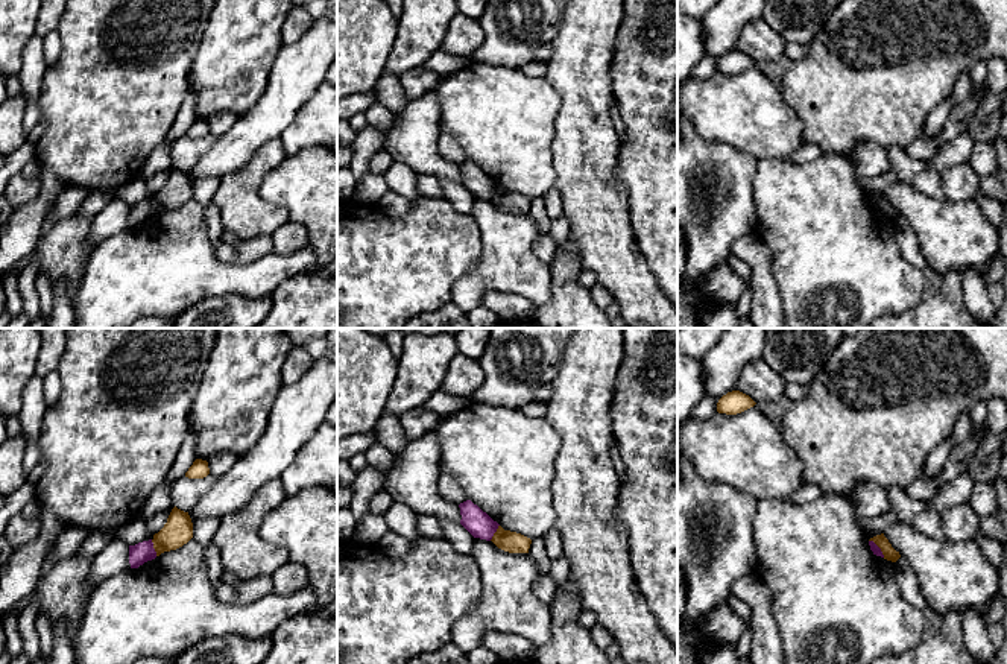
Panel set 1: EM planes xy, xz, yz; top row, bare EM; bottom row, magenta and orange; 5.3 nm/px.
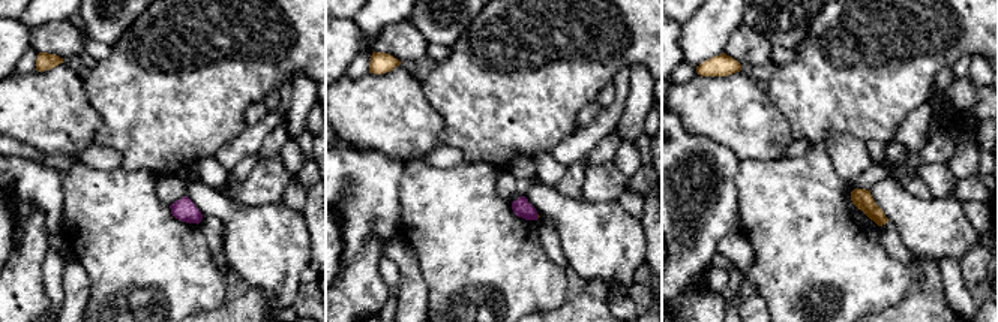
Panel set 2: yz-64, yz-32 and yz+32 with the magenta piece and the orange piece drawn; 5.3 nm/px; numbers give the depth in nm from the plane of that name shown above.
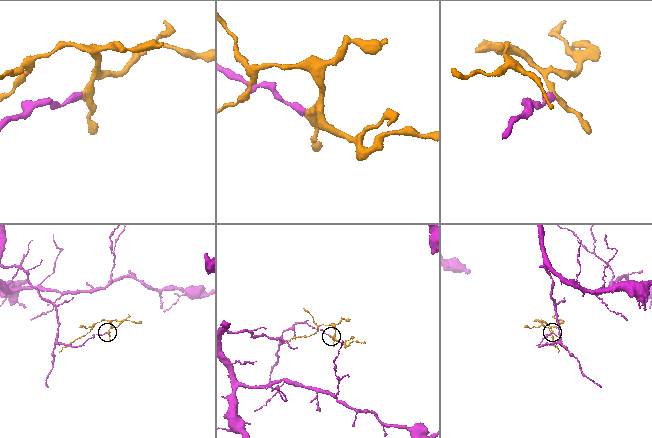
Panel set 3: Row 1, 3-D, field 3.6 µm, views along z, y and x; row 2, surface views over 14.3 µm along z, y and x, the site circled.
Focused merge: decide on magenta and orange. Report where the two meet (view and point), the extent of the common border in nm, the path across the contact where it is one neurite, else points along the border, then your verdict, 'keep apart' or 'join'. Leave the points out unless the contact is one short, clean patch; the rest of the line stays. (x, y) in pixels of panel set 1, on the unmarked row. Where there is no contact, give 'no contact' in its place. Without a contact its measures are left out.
contact xy (152, 207); length 90 nm; border xy (151, 199), (157, 215); keep apart

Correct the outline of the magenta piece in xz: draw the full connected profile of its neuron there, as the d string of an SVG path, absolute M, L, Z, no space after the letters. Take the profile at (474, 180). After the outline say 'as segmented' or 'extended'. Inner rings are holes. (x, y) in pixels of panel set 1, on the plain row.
M471 160L460 163L459 167L462 175L460 184L474 198L491 201L500 184Z; as segmented

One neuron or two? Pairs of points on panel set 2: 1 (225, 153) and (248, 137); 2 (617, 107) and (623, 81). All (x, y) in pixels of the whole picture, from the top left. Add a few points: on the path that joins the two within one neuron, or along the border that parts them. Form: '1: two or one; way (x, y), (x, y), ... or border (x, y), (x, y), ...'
1: one; way (231, 153), (242, 143)
2: one; way (620, 101), (622, 87)

